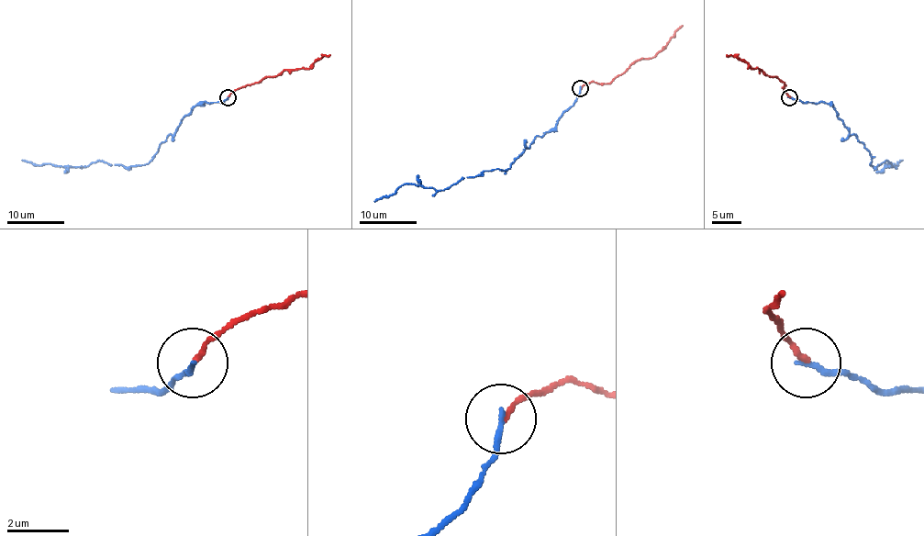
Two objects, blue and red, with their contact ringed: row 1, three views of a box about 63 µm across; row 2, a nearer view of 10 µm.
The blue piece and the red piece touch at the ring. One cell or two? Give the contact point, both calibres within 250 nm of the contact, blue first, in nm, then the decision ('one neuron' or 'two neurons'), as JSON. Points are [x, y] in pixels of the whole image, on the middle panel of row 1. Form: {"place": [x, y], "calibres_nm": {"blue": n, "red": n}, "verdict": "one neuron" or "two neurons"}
{"place": [580, 88], "calibres_nm": {"blue": 180, "red": 170}, "verdict": "one neuron"}

